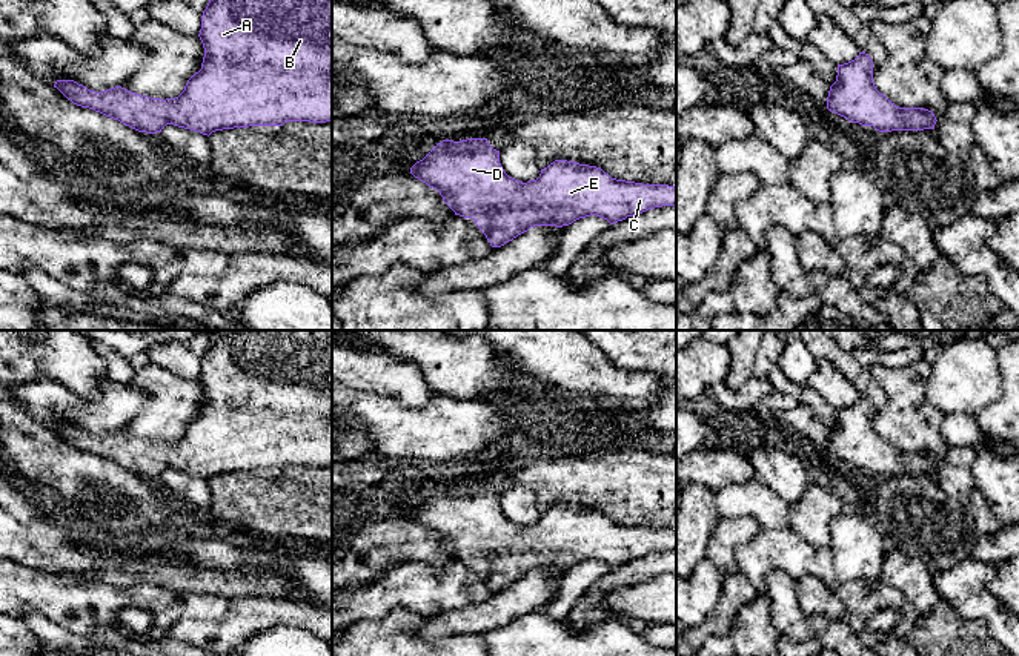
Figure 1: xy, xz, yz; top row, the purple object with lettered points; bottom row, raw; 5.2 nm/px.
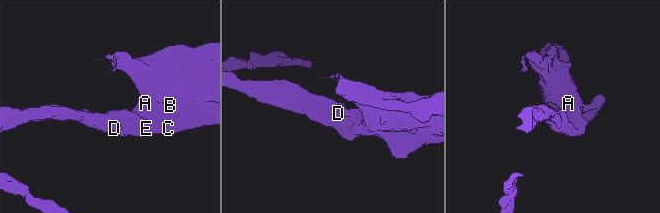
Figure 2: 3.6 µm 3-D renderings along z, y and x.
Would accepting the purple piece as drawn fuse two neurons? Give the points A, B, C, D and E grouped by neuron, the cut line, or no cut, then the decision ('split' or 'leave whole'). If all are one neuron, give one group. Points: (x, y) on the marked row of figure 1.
A B C D E | no cut | leave whole

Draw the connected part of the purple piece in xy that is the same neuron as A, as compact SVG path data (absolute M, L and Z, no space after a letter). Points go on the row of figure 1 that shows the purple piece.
M209 0L198 34L204 57L201 69L175 98L151 98L121 86L95 92L74 80L57 80L68 100L146 134L161 132L166 124L203 135L215 131L249 126L283 126L287 121L332 121L332 0Z

